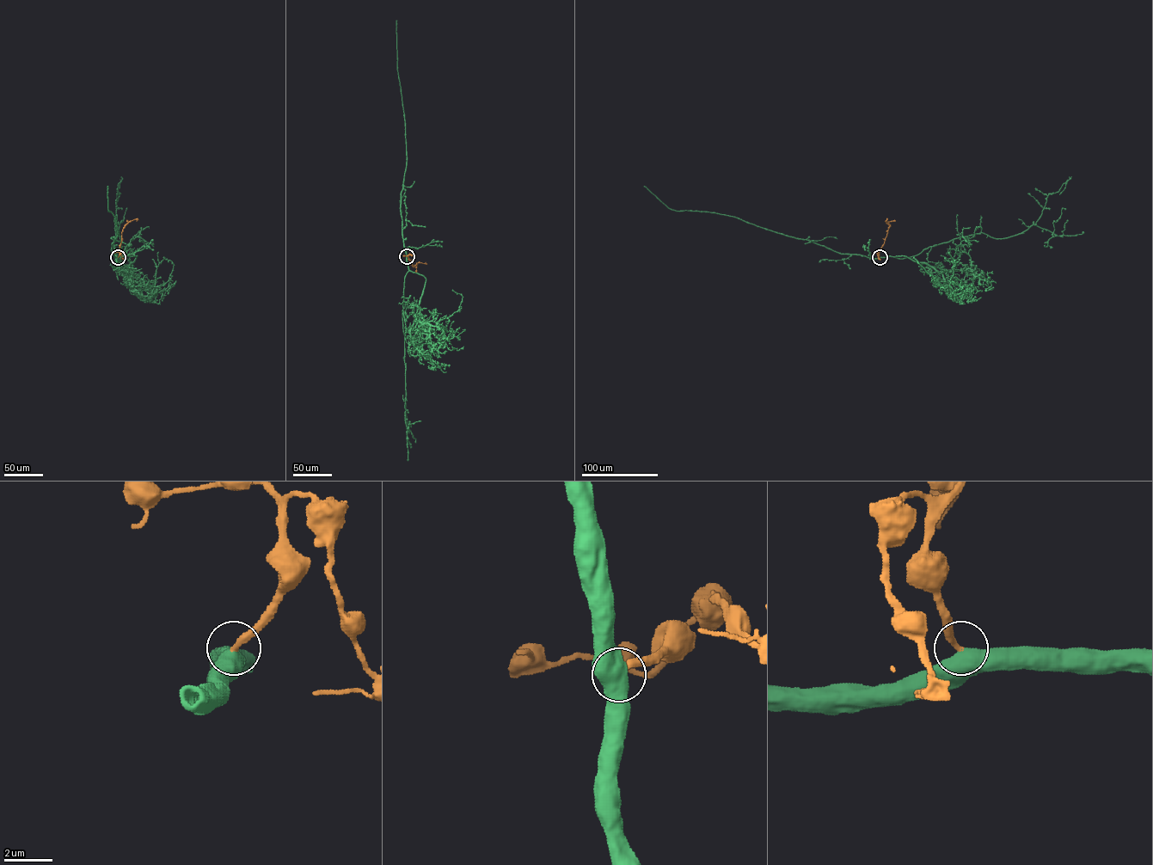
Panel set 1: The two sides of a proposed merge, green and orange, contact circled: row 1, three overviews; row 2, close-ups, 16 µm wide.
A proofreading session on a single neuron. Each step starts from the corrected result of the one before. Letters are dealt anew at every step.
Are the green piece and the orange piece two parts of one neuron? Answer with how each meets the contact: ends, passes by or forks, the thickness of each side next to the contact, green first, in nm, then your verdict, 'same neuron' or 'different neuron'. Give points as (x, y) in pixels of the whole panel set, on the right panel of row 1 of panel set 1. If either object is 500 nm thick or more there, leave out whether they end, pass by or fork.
750 nm thick on the green side, 280 nm on the other; same neuron

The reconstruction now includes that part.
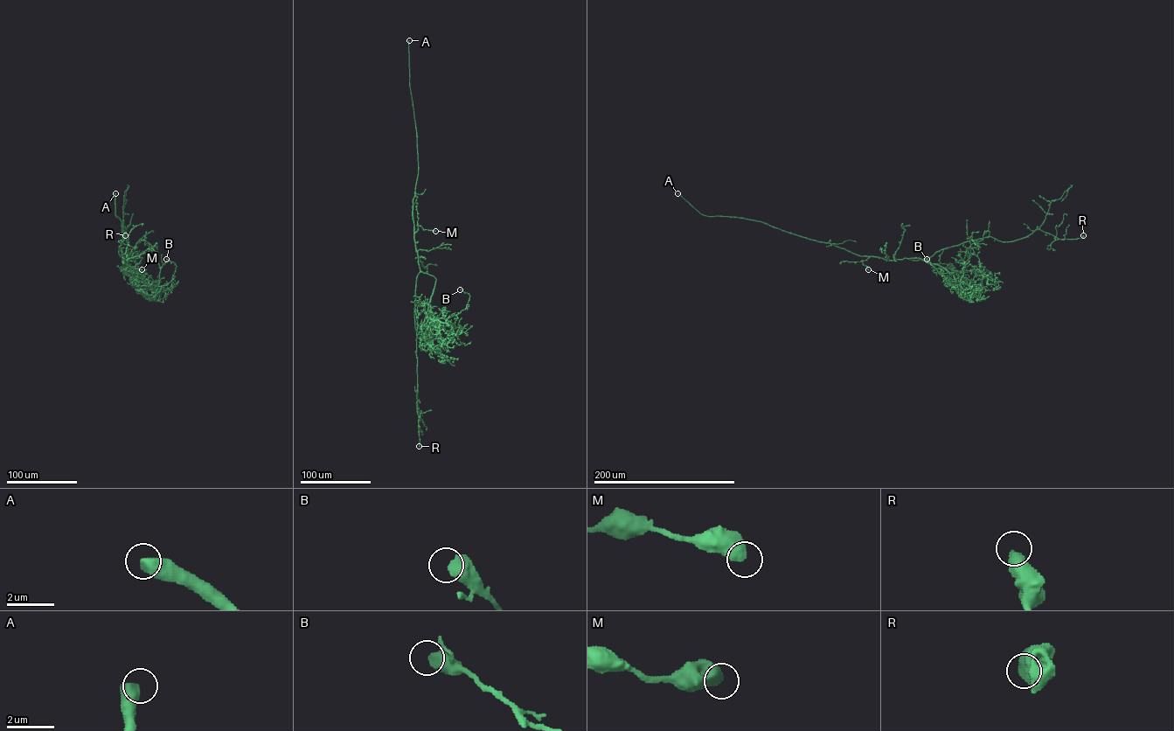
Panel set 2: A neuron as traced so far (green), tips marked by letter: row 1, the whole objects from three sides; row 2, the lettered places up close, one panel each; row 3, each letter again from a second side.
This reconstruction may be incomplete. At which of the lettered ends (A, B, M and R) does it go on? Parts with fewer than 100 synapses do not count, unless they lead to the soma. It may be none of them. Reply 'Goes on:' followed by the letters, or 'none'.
Goes on: A

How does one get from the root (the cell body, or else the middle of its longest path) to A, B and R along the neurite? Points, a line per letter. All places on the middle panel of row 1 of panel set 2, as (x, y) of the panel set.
A: (417, 250), (413, 209), (418, 162), (410, 86), (409, 40)
B: (417, 250), (420, 269), (435, 279), (427, 315), (428, 318), (446, 318), (464, 309), (470, 295), (460, 289)
R: (417, 250), (420, 272), (416, 282), (414, 317), (419, 446)

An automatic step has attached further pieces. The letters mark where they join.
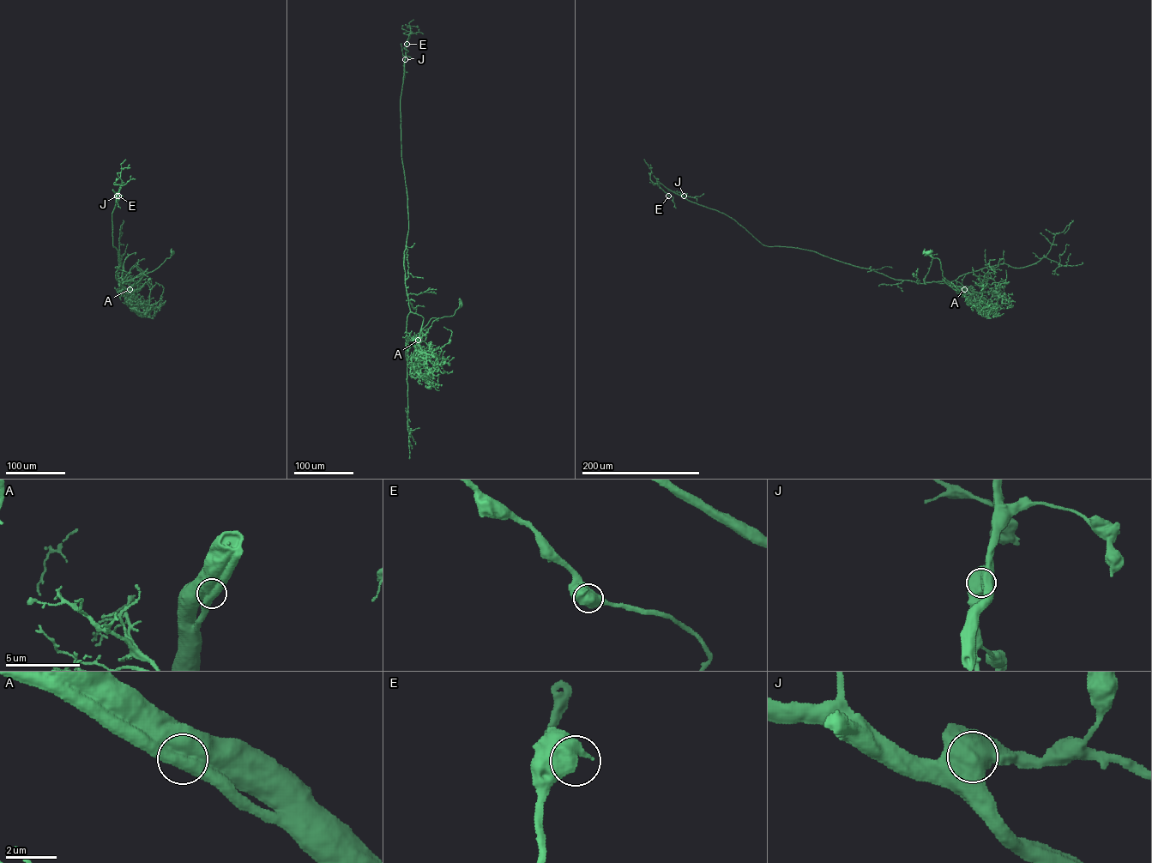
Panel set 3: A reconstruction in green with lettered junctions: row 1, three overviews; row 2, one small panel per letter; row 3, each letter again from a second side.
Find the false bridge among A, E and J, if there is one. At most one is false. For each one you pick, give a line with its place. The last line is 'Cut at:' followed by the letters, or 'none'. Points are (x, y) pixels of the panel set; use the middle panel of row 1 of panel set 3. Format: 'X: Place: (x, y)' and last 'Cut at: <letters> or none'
Cut at: none

